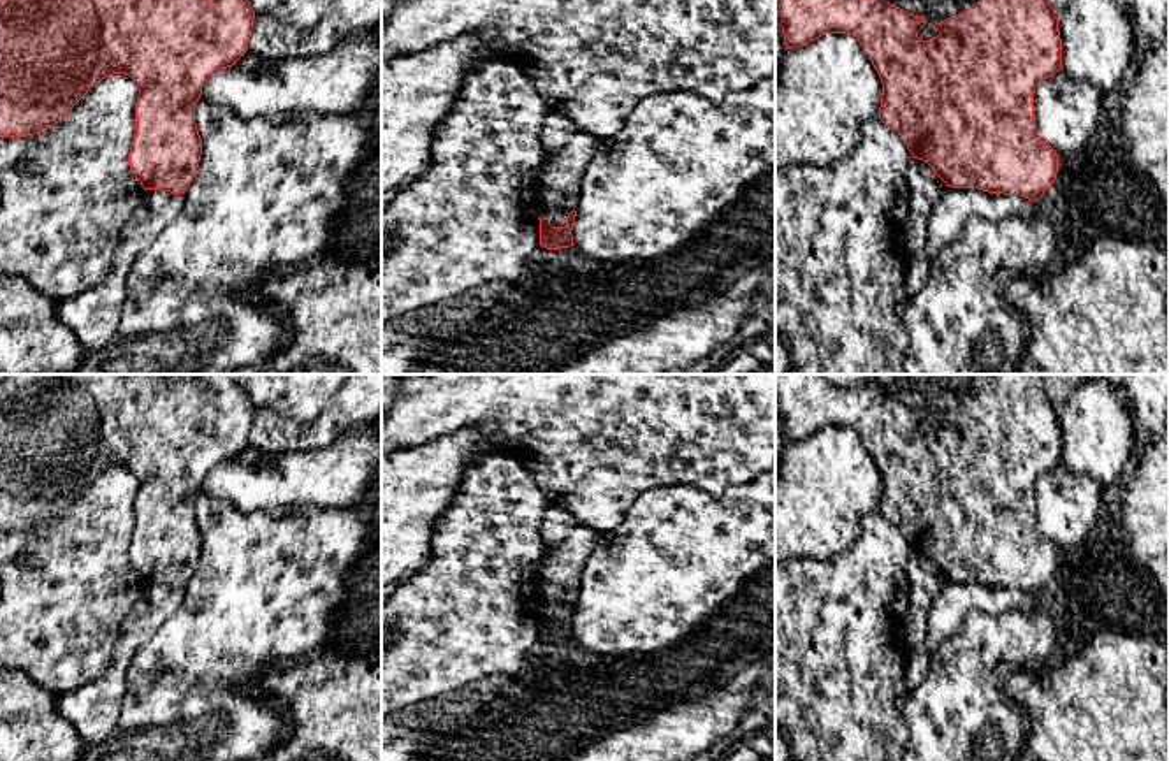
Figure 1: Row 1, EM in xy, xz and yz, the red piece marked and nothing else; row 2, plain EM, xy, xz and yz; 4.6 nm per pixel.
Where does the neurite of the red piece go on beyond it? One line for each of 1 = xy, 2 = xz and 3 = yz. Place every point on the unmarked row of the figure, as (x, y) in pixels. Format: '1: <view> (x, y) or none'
1: none
2: none
3: none

